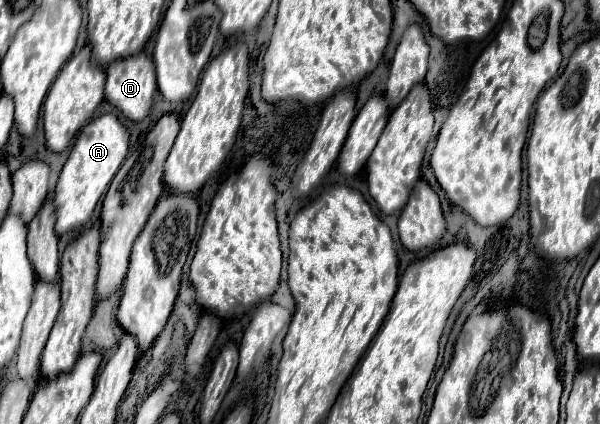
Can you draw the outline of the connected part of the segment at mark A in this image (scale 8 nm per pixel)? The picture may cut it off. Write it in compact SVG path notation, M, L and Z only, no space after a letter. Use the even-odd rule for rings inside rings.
M102 113L100 117L92 119L86 127L82 127L56 185L54 205L58 207L58 221L56 221L58 235L78 229L90 221L98 199L108 191L112 177L126 159L128 145L130 145L128 129L112 113Z

